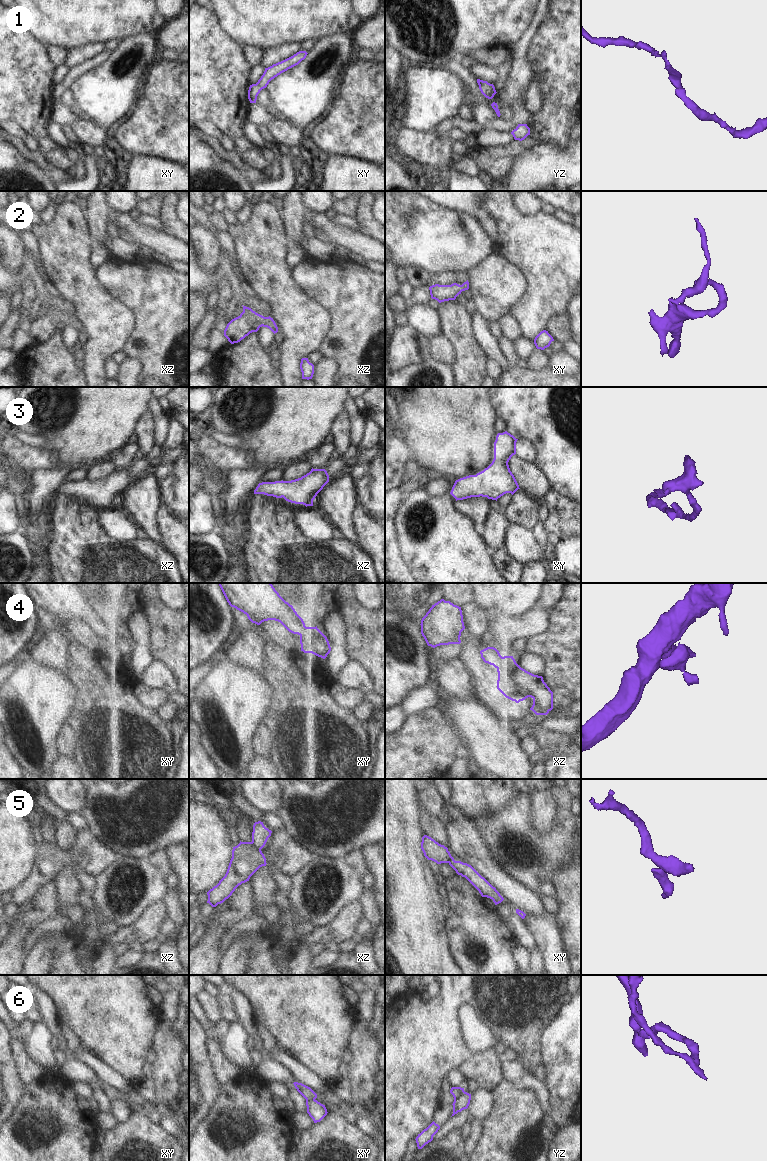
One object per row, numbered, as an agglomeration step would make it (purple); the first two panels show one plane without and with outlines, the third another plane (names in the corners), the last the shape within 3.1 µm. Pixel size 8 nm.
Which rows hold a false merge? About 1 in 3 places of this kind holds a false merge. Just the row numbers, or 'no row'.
5, 6

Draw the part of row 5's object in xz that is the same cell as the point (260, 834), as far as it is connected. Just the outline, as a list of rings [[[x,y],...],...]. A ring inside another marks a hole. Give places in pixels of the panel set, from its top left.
[[[255,822],[252,832],[252,843],[258,848],[262,849],[265,846],[268,838],[271,836],[271,833],[272,831],[266,828],[263,822]]]

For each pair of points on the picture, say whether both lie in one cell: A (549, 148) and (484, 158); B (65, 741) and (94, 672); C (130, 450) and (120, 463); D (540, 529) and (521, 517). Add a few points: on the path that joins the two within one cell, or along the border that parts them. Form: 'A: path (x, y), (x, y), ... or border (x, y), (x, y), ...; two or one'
A: border (540, 142), (524, 147), (505, 172); two
B: border (64, 723), (73, 735), (73, 752); two
C: path (129, 453), (122, 460); one
D: border (539, 520), (532, 529); two

